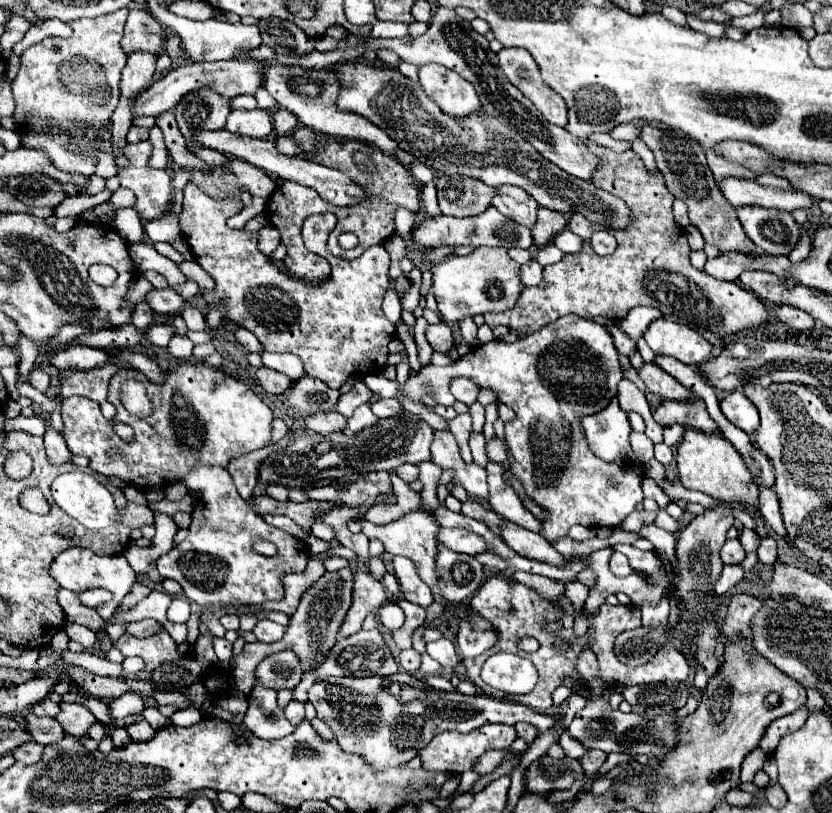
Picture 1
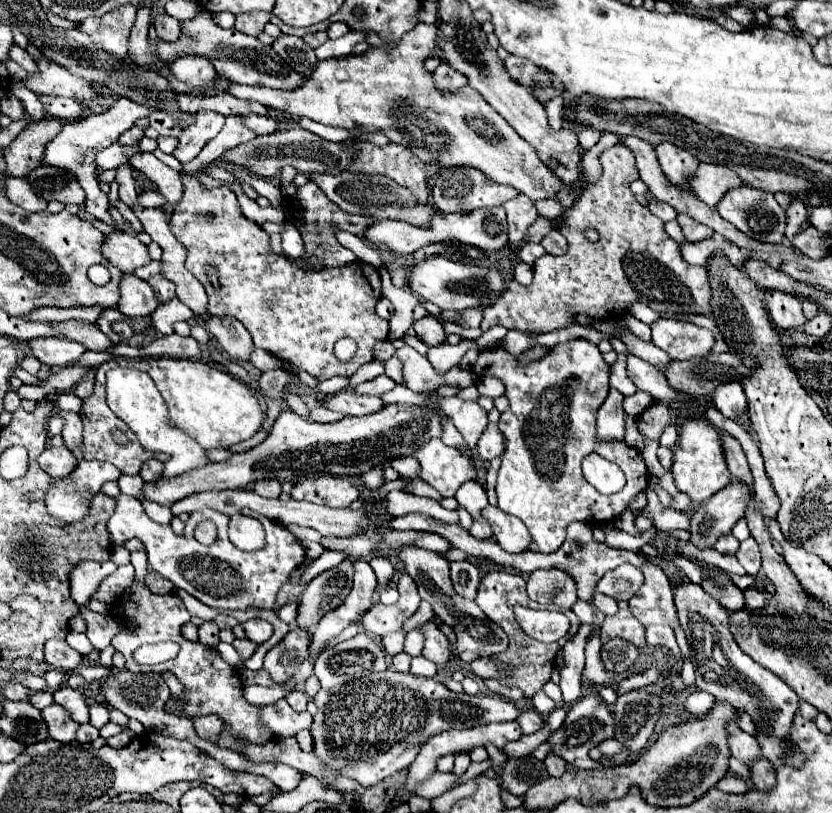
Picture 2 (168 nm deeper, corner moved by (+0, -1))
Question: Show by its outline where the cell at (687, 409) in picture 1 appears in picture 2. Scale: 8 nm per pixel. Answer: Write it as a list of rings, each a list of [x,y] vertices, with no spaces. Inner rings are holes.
[[[653,403],[647,411],[643,411],[643,415],[639,415],[639,431],[649,437],[649,439],[659,439],[665,425],[669,425],[673,419],[673,415],[669,413],[669,407],[665,403]]]

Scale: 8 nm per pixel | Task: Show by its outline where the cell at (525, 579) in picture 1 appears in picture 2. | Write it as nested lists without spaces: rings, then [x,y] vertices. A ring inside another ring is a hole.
[[[537,569],[527,579],[527,595],[543,605],[555,603],[571,609],[577,601],[577,585],[573,577],[561,569]]]

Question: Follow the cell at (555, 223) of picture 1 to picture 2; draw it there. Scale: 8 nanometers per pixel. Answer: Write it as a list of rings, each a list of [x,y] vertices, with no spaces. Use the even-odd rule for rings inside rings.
[[[541,199],[541,201],[535,201],[535,207],[537,207],[539,215],[543,215],[547,219],[557,219],[563,213],[563,209],[561,209],[561,205],[559,205],[557,199]]]

